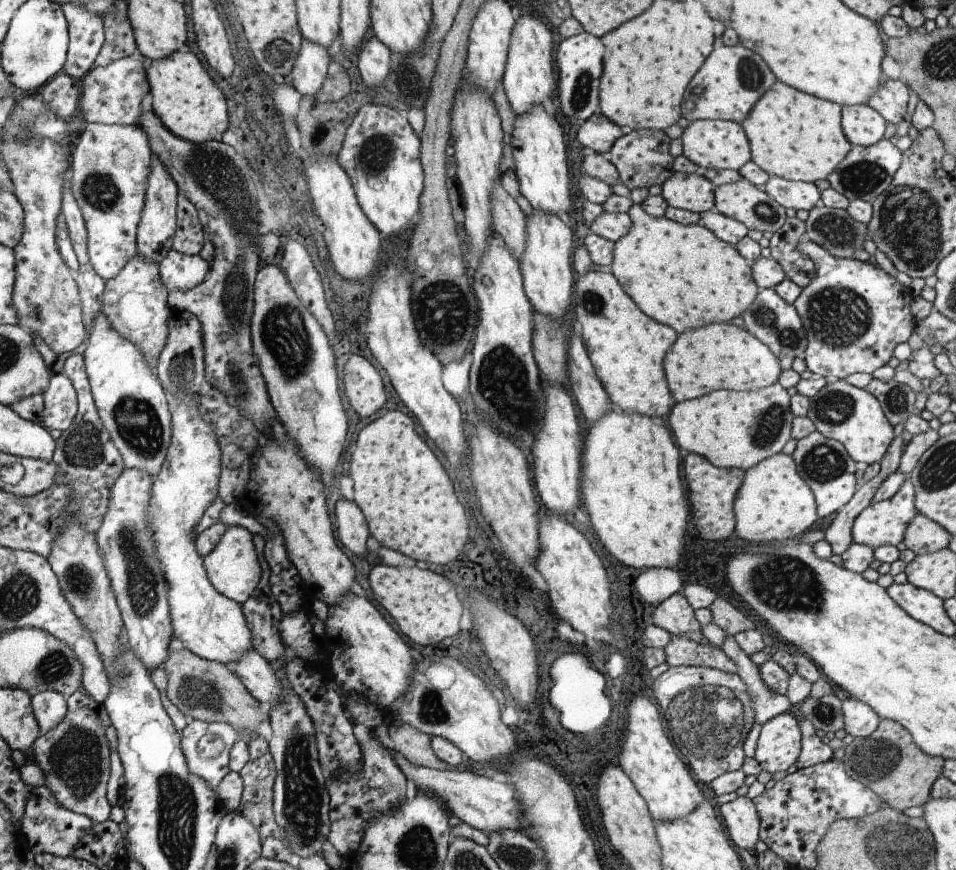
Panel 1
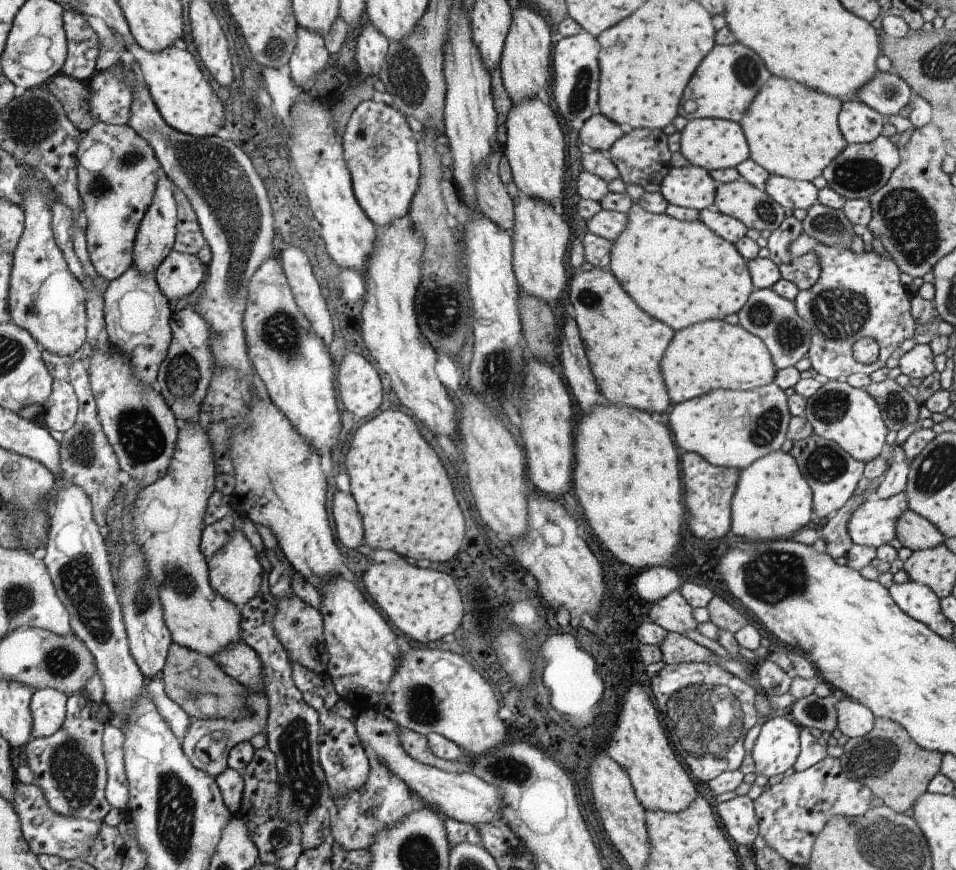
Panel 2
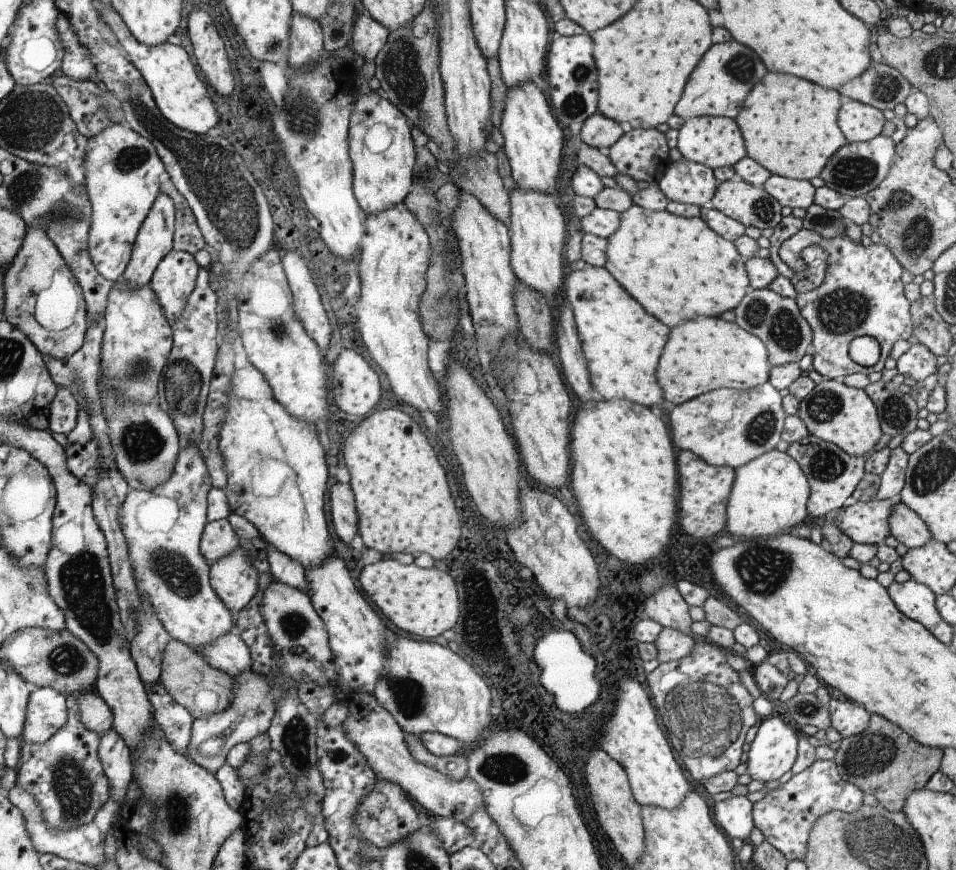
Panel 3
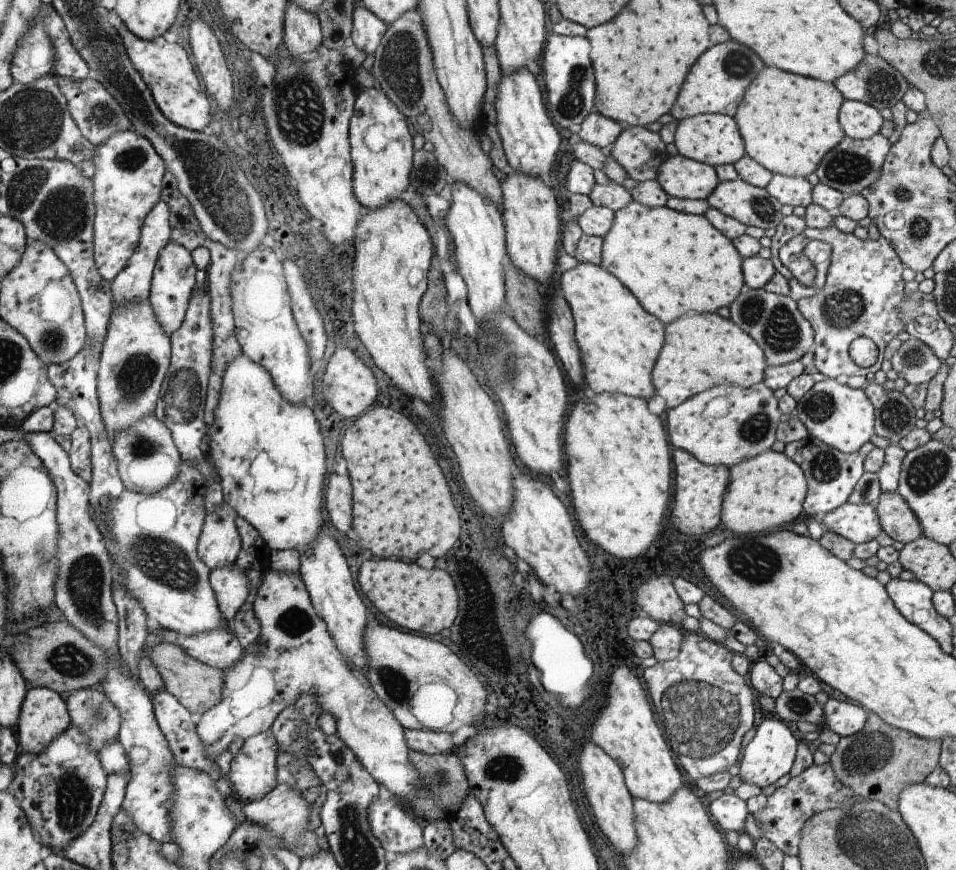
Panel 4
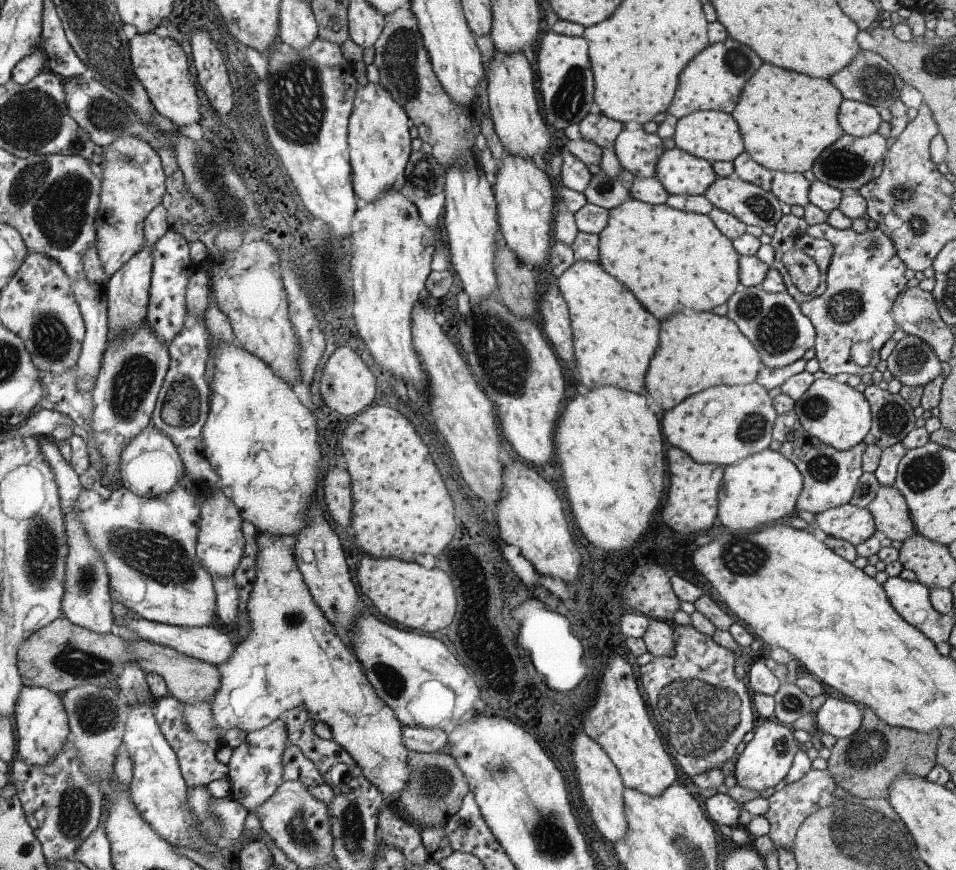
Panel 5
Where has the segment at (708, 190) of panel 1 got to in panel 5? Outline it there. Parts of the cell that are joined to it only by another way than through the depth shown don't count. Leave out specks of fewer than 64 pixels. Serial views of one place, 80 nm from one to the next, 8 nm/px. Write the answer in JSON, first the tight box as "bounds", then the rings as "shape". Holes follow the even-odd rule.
{"bounds":[655,147,718,195],"shape":[[[678,147],[662,153],[655,166],[655,176],[669,194],[681,195],[703,195],[718,177],[710,162]]]}

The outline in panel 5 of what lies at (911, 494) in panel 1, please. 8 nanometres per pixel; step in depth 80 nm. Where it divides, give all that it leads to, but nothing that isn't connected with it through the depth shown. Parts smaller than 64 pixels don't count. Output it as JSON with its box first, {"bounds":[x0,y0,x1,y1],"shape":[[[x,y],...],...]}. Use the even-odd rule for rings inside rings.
{"bounds":[810,503,876,546],"shape":[[[848,503],[815,515],[815,523],[810,530],[818,535],[821,533],[846,540],[856,546],[868,540],[876,528],[868,509]]]}

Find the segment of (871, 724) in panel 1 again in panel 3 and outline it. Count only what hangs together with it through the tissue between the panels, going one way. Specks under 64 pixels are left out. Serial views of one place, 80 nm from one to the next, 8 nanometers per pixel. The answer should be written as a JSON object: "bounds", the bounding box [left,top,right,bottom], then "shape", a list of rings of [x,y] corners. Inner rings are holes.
{"bounds":[827,699,872,737],"shape":[[[830,699],[827,704],[831,726],[843,737],[853,737],[868,728],[872,715],[858,703],[850,700]]]}

